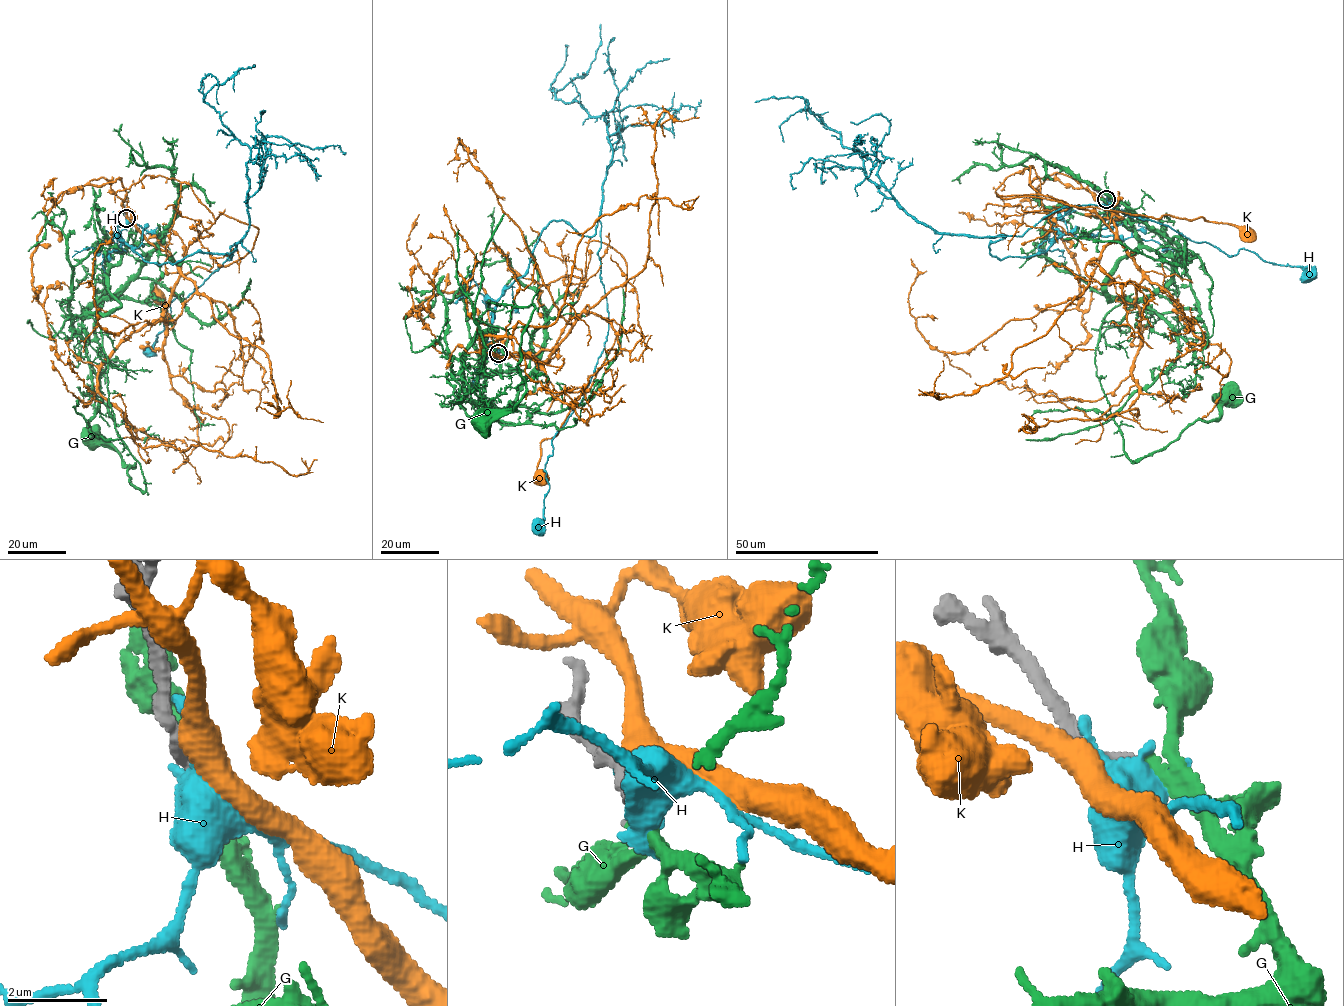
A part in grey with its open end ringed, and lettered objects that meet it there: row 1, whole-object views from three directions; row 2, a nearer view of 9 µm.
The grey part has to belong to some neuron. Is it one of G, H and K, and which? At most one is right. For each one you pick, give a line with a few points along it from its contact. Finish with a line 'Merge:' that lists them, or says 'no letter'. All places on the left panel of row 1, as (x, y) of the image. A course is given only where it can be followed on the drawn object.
G: it runs (126, 218), (128, 244), (107, 270), (121, 305), (92, 317), (142, 492), (130, 485), (135, 464), (94, 437)
Merge: G

